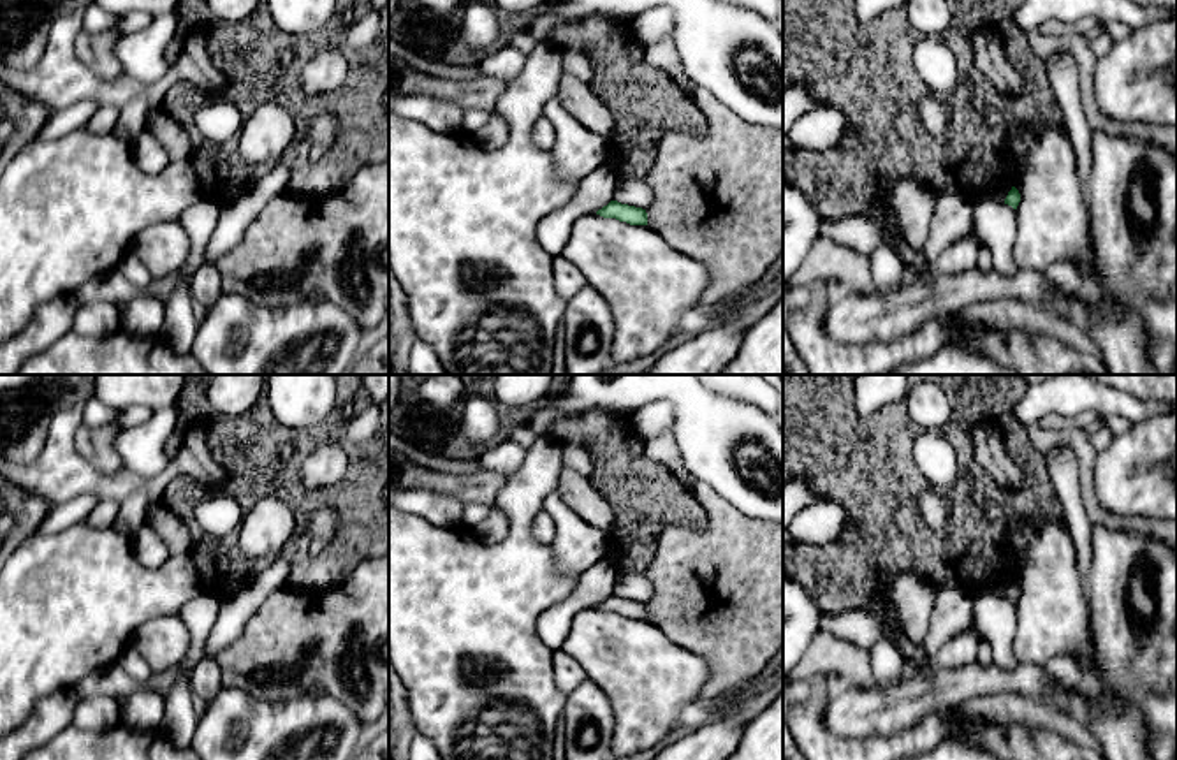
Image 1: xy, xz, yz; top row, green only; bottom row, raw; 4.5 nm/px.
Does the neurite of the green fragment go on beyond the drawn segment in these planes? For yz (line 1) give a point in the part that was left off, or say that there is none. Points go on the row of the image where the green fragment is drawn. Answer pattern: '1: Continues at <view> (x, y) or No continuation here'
1: No continuation here

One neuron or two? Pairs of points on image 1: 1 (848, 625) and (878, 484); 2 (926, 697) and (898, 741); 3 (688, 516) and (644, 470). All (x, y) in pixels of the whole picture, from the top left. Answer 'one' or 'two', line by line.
1: two
2: two
3: one

